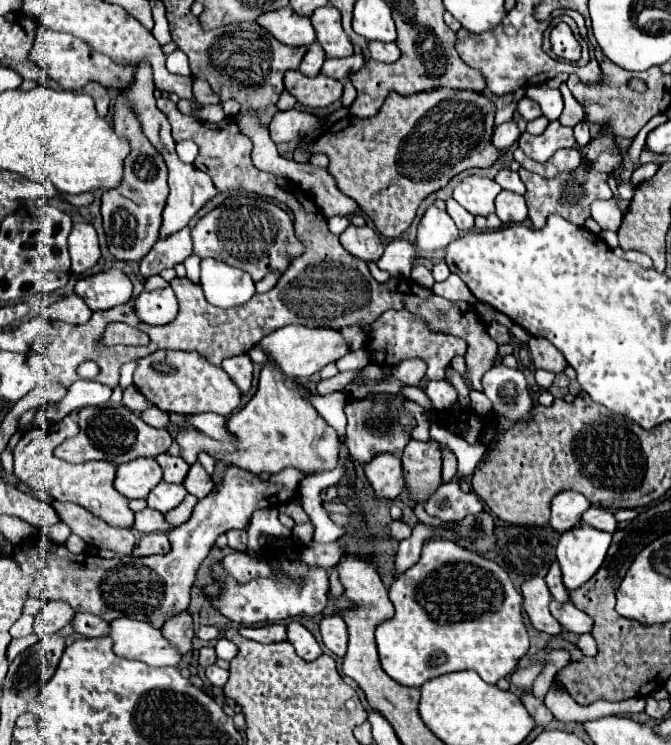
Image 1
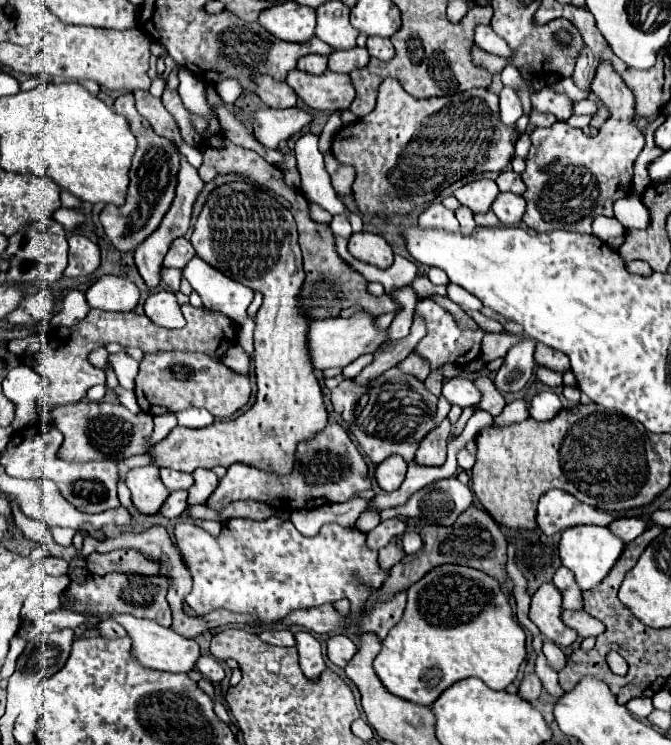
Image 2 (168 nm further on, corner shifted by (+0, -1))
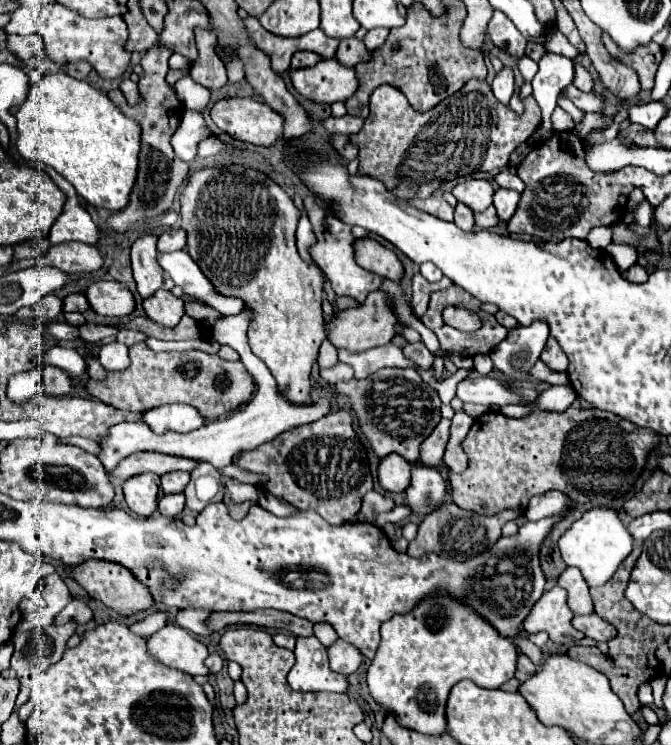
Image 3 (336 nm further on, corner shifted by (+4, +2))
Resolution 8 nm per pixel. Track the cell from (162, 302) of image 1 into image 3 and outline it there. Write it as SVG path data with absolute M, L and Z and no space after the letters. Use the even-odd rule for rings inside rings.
M160 288L156 294L144 300L146 316L166 328L176 326L184 316L184 300L176 298L172 292Z

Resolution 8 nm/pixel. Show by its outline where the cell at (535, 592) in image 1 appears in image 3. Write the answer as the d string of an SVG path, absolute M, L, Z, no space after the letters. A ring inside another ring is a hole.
M560 586L544 592L544 596L532 606L530 614L524 620L524 630L532 632L548 632L550 640L556 644L578 644L582 632L572 628L572 612L566 604L566 592Z

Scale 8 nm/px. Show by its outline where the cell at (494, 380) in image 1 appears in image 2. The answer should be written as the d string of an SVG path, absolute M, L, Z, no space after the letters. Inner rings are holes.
M522 339L520 343L510 347L494 379L494 385L498 391L514 393L514 391L520 391L528 383L536 367L534 349L536 349L534 339Z

